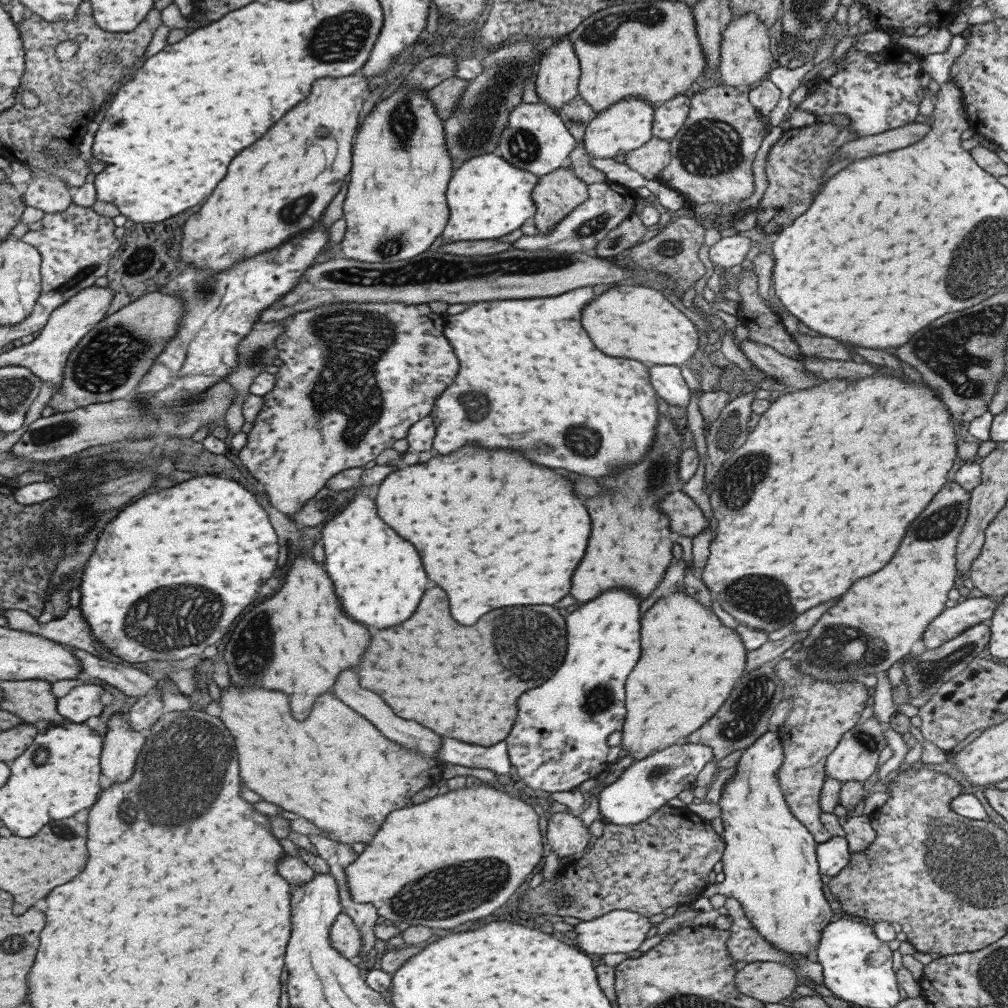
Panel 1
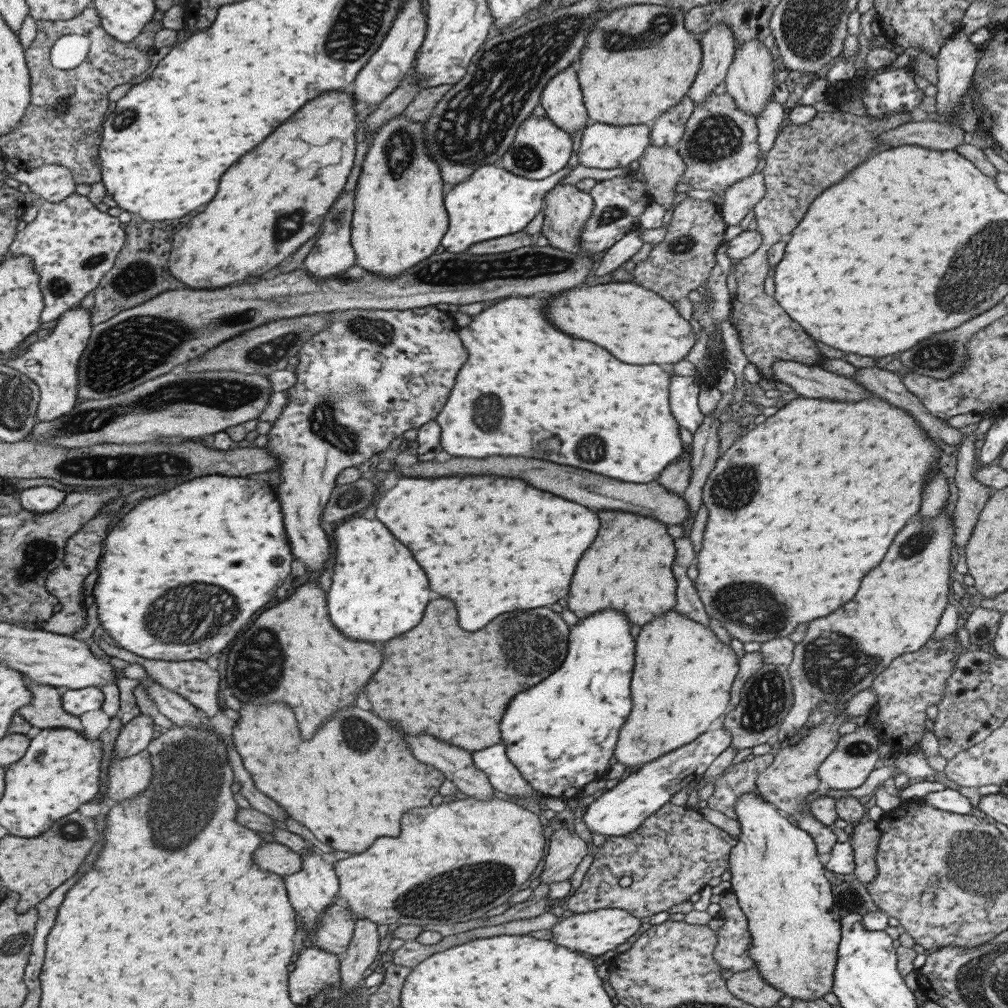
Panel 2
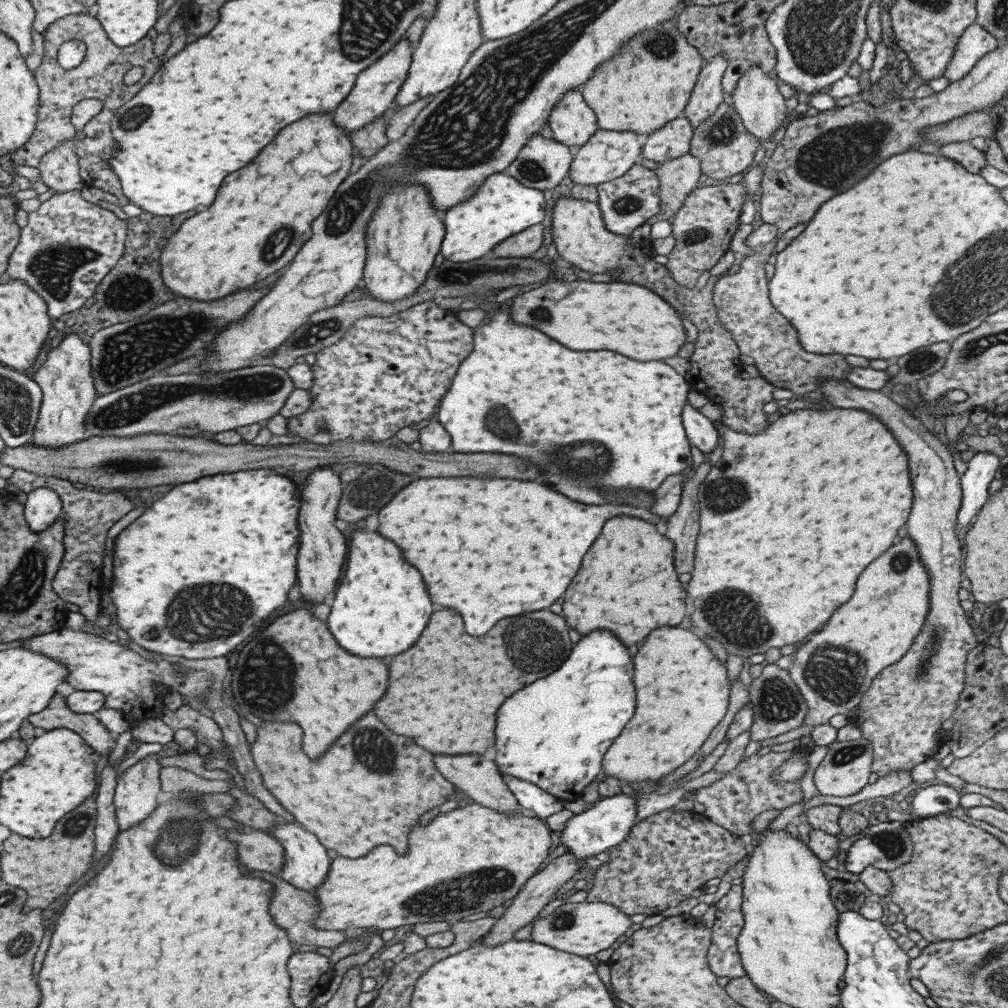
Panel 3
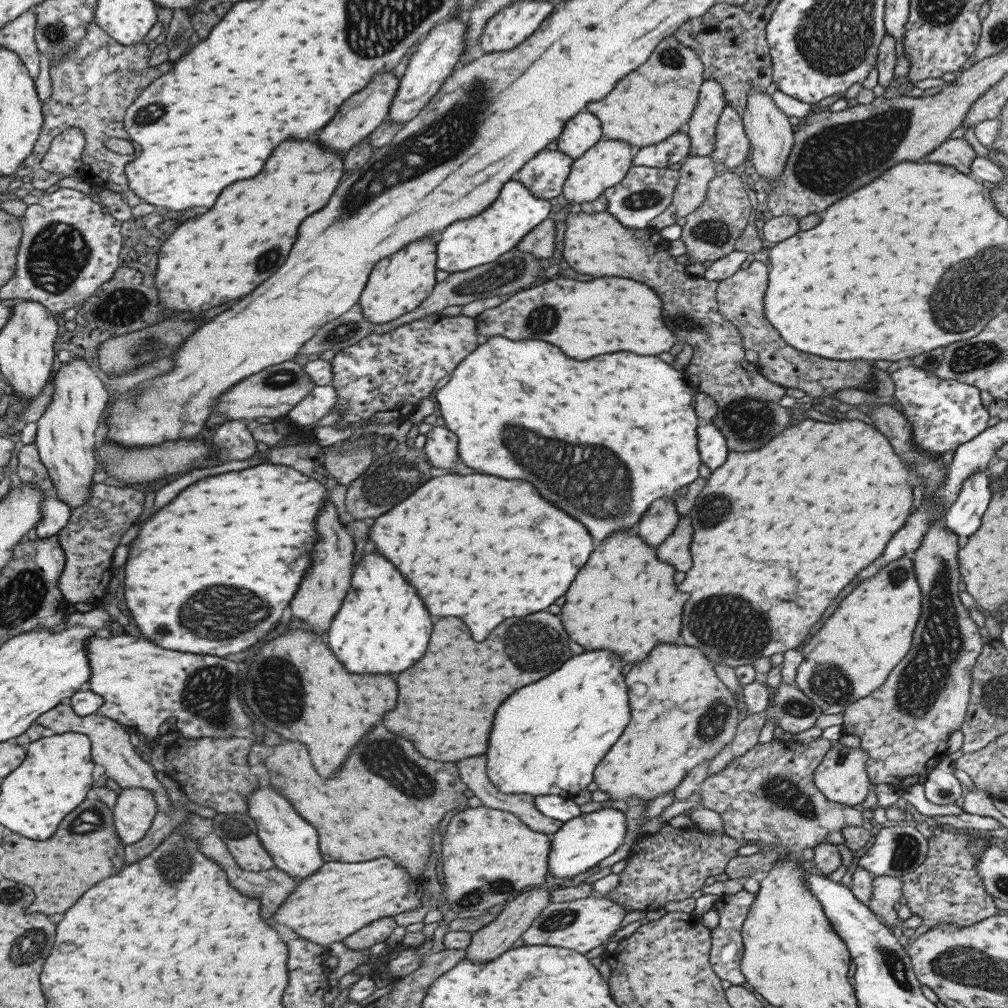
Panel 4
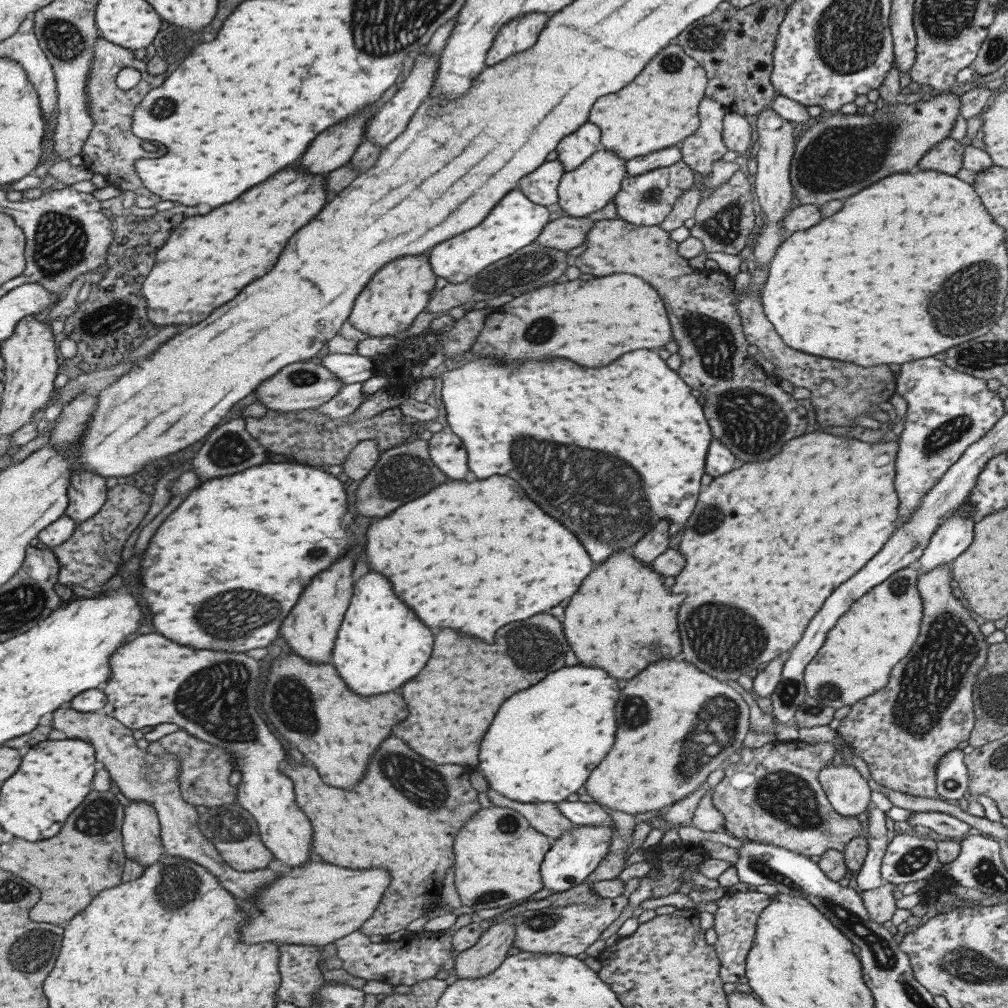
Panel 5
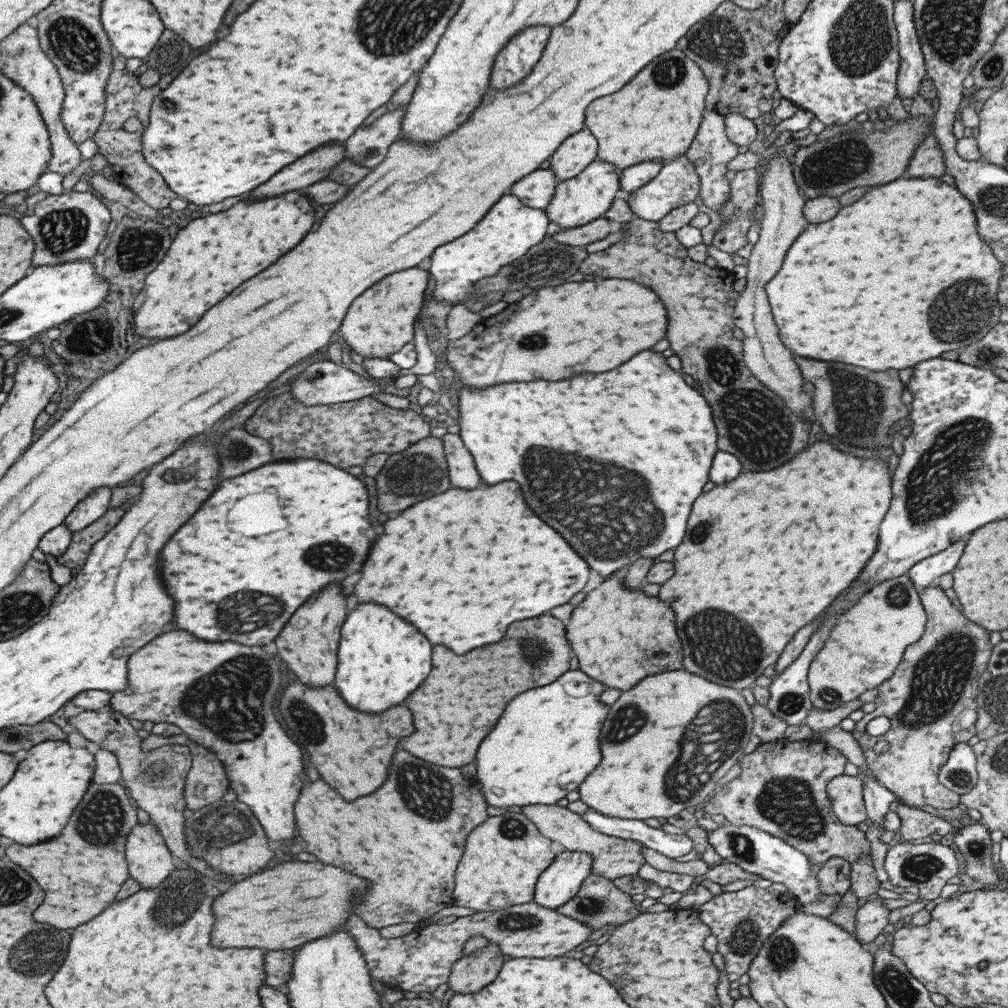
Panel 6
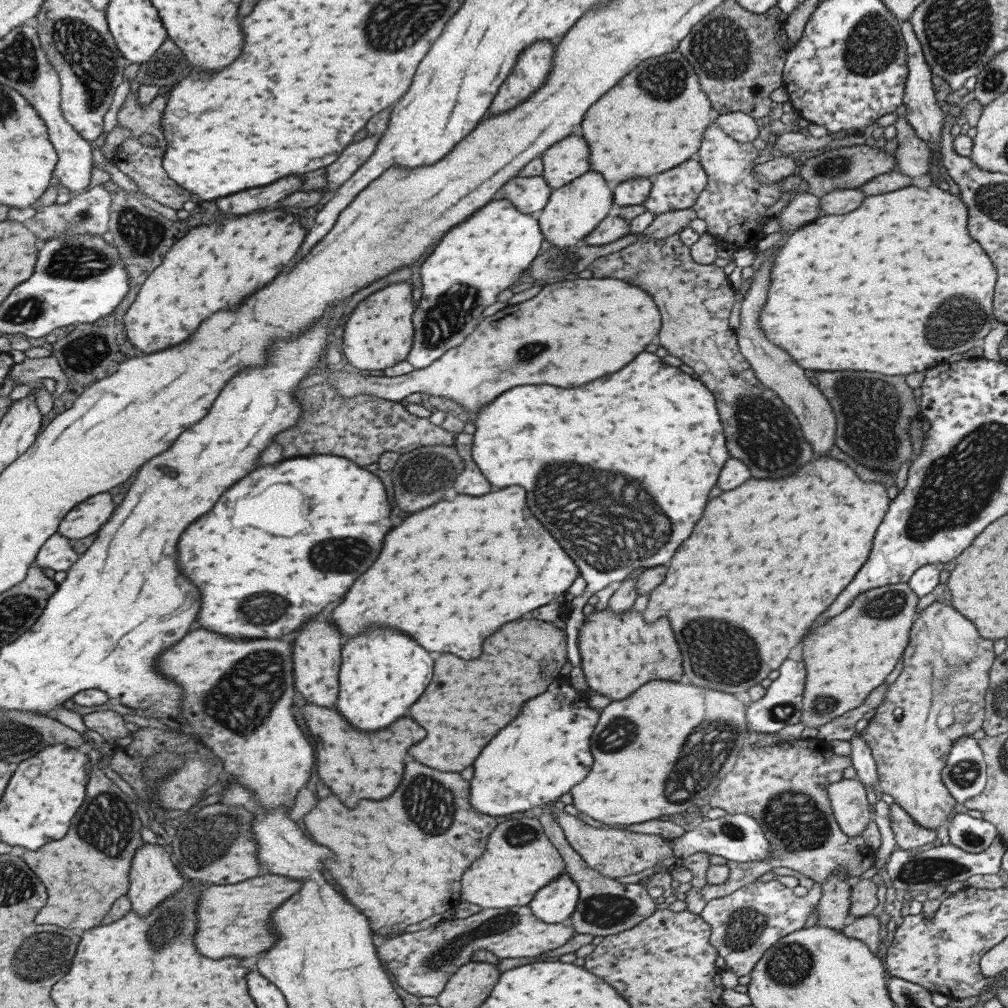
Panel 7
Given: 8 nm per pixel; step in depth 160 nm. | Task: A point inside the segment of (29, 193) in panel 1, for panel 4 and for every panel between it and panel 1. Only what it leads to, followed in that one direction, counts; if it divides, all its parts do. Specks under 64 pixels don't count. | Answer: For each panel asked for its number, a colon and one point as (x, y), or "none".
2: (53, 182)
3: (59, 170)
4: (64, 157)

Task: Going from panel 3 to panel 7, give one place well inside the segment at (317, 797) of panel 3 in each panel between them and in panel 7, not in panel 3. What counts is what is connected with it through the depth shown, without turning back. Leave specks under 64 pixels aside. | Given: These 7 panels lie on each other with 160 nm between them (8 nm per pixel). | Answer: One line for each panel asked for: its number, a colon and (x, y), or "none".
4: (385, 800)
5: (351, 827)
6: (410, 864)
7: (399, 860)

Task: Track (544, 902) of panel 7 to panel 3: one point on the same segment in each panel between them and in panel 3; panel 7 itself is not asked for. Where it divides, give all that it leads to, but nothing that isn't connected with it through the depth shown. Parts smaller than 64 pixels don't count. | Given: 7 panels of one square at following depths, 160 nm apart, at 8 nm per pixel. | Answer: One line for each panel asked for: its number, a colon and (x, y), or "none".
3: (605, 823)
4: (581, 842)
5: (571, 857)
6: (562, 878)

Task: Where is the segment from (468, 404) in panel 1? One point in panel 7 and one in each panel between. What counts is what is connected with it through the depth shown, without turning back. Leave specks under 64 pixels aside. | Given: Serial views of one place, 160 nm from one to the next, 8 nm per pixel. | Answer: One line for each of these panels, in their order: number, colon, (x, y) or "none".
2: (563, 400)
3: (630, 435)
4: (631, 418)
5: (552, 424)
6: (642, 411)
7: (534, 436)

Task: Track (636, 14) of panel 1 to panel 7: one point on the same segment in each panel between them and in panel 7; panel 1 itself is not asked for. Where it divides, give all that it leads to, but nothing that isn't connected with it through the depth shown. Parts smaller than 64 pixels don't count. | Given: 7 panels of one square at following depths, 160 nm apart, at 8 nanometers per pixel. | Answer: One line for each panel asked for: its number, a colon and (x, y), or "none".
2: (637, 62)
3: (647, 84)
4: (654, 101)
5: (659, 108)
6: (655, 117)
7: (652, 121)

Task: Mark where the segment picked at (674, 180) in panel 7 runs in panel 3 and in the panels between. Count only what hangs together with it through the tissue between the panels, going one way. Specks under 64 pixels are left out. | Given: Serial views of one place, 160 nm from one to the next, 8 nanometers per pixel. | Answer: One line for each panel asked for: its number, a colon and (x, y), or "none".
3: (626, 202)
4: (644, 192)
5: (645, 200)
6: (676, 183)

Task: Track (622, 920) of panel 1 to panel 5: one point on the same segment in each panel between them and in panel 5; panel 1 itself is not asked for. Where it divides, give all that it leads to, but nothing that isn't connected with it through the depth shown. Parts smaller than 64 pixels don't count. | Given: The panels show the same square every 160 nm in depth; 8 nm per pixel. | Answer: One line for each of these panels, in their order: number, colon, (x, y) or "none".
2: (592, 933)
3: (584, 928)
4: (582, 924)
5: (568, 930)

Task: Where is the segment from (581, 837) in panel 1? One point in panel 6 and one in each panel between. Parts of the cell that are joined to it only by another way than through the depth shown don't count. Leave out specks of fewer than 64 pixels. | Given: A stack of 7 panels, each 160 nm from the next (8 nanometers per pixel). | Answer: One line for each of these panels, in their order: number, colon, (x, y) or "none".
2: (565, 850)
3: (538, 889)
4: (489, 941)
5: (491, 947)
6: (469, 973)

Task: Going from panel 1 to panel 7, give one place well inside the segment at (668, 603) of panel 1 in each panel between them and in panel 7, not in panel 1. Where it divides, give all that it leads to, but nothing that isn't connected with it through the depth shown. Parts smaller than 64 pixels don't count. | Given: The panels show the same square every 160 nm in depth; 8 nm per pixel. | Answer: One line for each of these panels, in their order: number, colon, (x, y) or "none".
2: (681, 681)
3: (682, 691)
4: (674, 688)
5: (692, 724)
6: (651, 767)
7: (663, 750)

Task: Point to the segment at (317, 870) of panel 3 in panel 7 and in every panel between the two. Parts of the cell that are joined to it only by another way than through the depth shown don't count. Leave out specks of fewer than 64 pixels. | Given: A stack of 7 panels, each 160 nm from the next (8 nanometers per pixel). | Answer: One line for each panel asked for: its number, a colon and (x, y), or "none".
4: (291, 843)
5: (210, 695)
6: (232, 716)
7: (244, 718)

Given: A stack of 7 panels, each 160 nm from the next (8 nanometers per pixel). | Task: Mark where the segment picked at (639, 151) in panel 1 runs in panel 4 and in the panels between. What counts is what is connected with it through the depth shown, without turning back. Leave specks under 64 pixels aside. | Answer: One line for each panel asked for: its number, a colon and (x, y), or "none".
2: (661, 166)
3: (677, 177)
4: (694, 174)

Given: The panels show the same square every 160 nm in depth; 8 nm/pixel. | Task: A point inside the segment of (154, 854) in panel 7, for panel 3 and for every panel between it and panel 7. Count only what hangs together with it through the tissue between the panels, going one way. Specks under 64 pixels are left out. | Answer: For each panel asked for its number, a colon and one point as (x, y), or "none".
3: (136, 792)
4: (133, 809)
5: (140, 833)
6: (149, 861)

